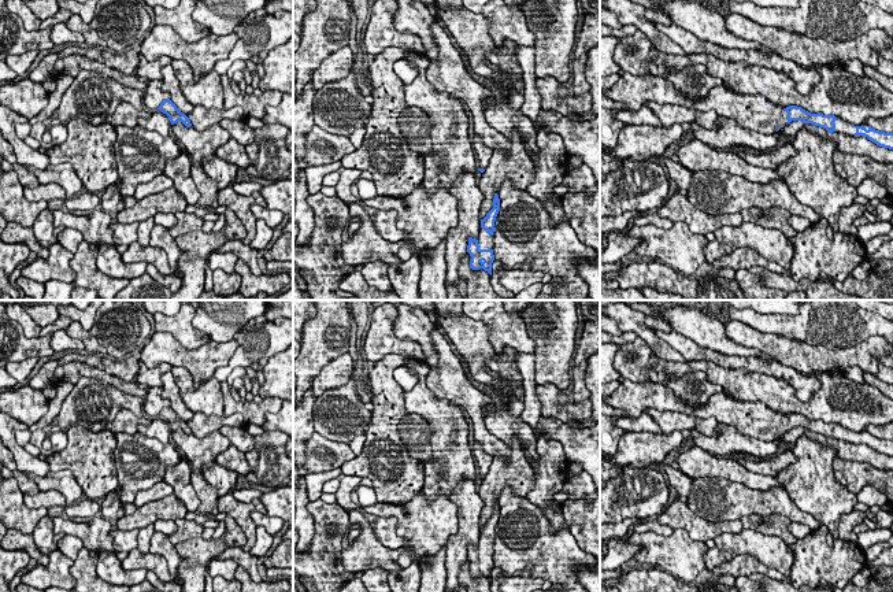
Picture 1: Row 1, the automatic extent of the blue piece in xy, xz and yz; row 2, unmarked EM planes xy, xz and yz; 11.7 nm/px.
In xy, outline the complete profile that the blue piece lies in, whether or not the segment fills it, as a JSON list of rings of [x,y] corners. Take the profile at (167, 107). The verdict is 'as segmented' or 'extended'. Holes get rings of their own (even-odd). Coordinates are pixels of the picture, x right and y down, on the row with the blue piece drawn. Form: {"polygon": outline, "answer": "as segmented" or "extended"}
{"polygon": [[[170,99],[164,100],[159,106],[159,111],[162,111],[163,114],[166,114],[168,116],[171,125],[181,121],[186,127],[192,126],[189,118],[185,114],[182,114]]], "answer": "as segmented"}

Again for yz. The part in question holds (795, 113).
{"polygon": [[[625,73],[609,89],[600,88],[600,95],[625,104],[631,111],[638,111],[646,101],[677,104],[704,112],[715,111],[719,116],[734,119],[741,127],[762,134],[775,134],[792,121],[803,121],[830,133],[867,137],[879,147],[893,149],[893,133],[875,130],[866,123],[857,126],[834,115],[811,114],[797,106],[782,108],[770,103],[764,96],[740,95],[725,86],[712,88],[705,97],[689,97],[677,90],[670,79],[652,74]]], "answer": "extended"}

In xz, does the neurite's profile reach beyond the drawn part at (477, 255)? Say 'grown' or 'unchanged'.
grown

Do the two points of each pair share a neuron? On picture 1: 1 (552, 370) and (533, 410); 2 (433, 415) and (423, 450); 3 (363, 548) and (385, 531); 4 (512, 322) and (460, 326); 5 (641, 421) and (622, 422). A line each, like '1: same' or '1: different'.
1: different
2: different
3: different
4: different
5: same

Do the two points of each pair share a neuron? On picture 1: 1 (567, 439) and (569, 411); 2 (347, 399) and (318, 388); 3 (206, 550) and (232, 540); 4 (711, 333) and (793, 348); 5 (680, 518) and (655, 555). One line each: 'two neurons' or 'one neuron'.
1: two neurons
2: two neurons
3: one neuron
4: two neurons
5: two neurons

